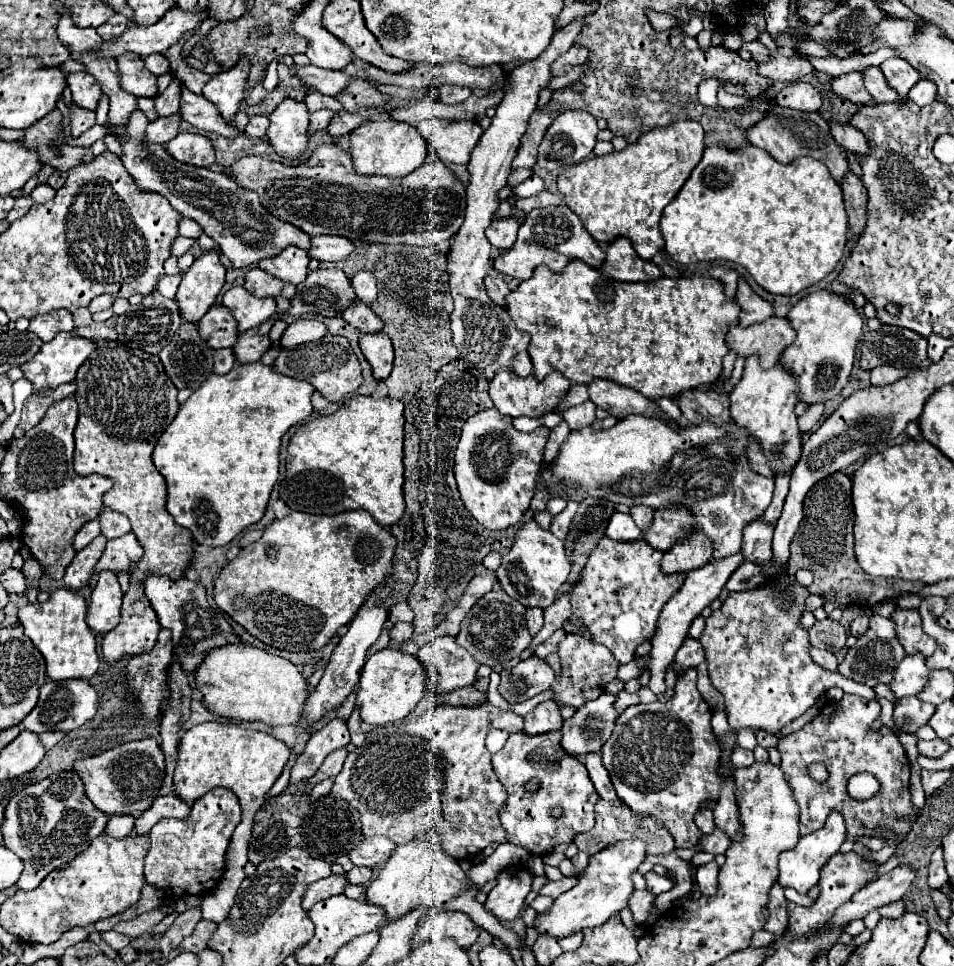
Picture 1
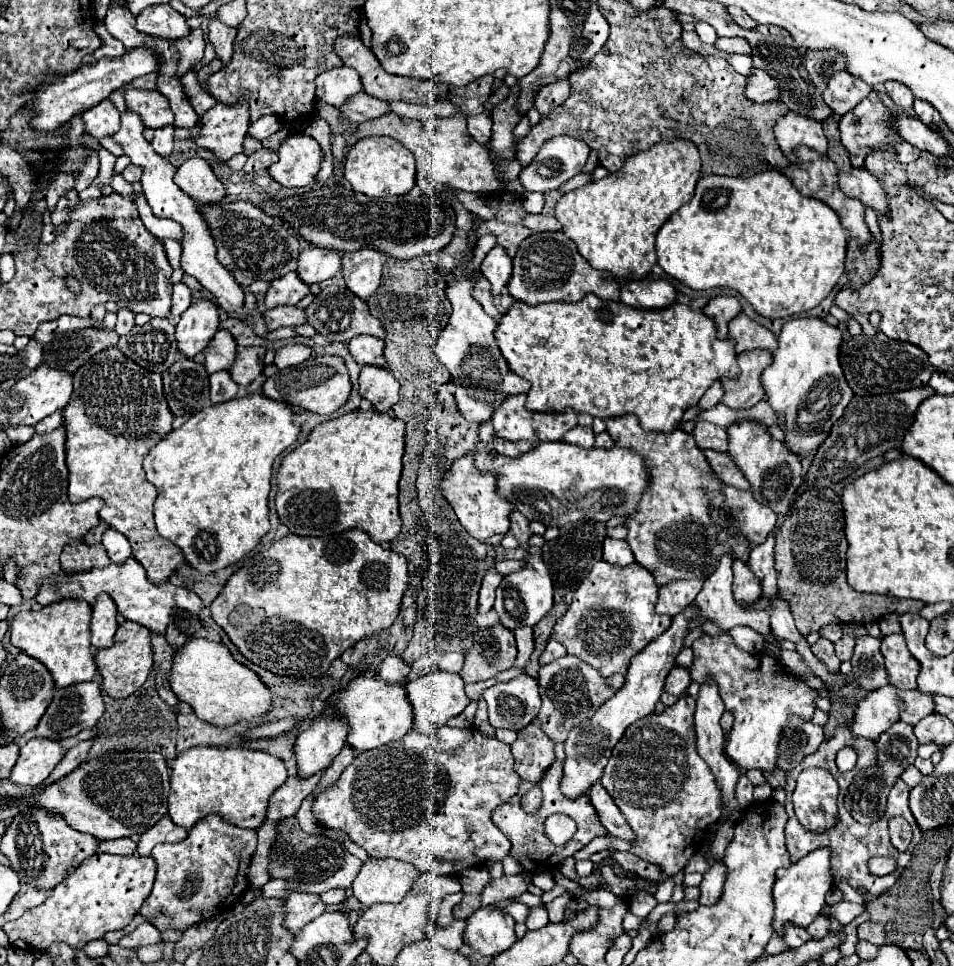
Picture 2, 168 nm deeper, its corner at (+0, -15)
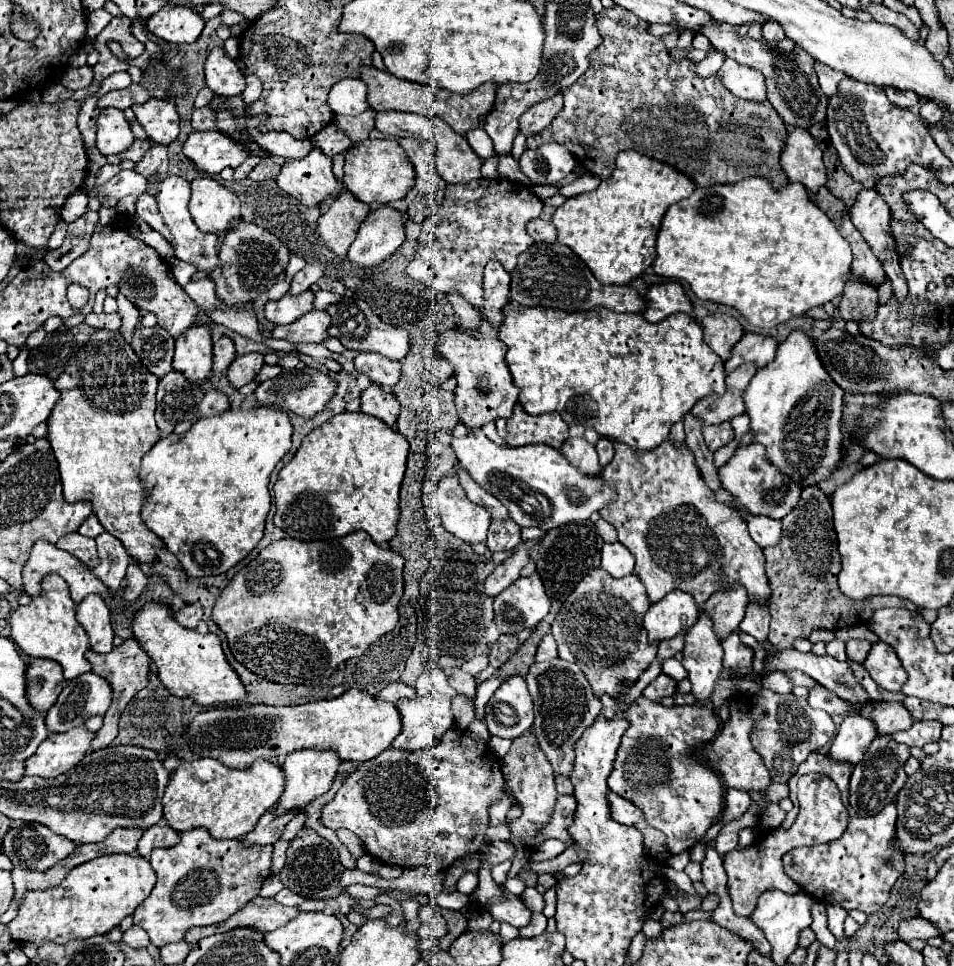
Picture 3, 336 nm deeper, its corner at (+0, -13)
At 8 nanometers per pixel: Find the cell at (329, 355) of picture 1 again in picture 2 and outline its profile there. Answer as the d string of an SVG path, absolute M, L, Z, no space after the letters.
M321 355L321 357L311 357L301 365L277 371L273 377L265 381L263 393L269 395L271 399L283 399L293 407L301 407L311 413L331 415L341 405L347 403L351 395L351 381L345 361L339 355Z

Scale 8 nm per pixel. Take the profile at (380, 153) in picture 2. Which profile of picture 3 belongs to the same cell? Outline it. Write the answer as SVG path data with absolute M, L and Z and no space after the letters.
M367 139L361 143L355 143L345 153L345 167L343 167L343 185L363 203L367 205L387 205L391 201L403 199L409 189L415 185L415 171L411 167L409 157L403 153L403 147L391 139L391 141L379 141L379 139Z

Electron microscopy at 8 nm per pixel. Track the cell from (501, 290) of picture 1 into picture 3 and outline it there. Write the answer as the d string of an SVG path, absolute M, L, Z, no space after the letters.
M477 179L471 181L469 185L447 185L443 205L437 209L433 217L429 217L423 223L423 233L417 241L415 257L407 265L407 275L445 295L451 291L459 291L467 299L467 303L471 303L473 307L481 307L485 263L493 259L498 260L506 271L511 273L517 265L518 256L535 243L527 235L525 227L531 219L539 217L541 209L543 209L541 199L535 193L531 193L529 187L509 179Z

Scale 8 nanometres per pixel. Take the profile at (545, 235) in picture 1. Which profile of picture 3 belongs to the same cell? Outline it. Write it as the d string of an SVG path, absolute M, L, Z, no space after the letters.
M533 245L525 253L521 253L517 269L511 273L511 299L525 307L551 307L567 313L585 313L595 307L607 307L617 313L643 313L645 299L625 285L601 285L589 267L565 245Z

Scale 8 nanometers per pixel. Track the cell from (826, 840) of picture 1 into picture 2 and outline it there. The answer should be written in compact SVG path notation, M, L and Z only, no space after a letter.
M827 847L817 849L797 863L793 863L787 869L777 871L777 881L773 887L773 899L775 899L775 917L773 917L773 929L777 935L781 935L781 927L791 921L799 927L807 927L823 909L825 905L825 893L833 887L833 875L831 875L831 851Z

